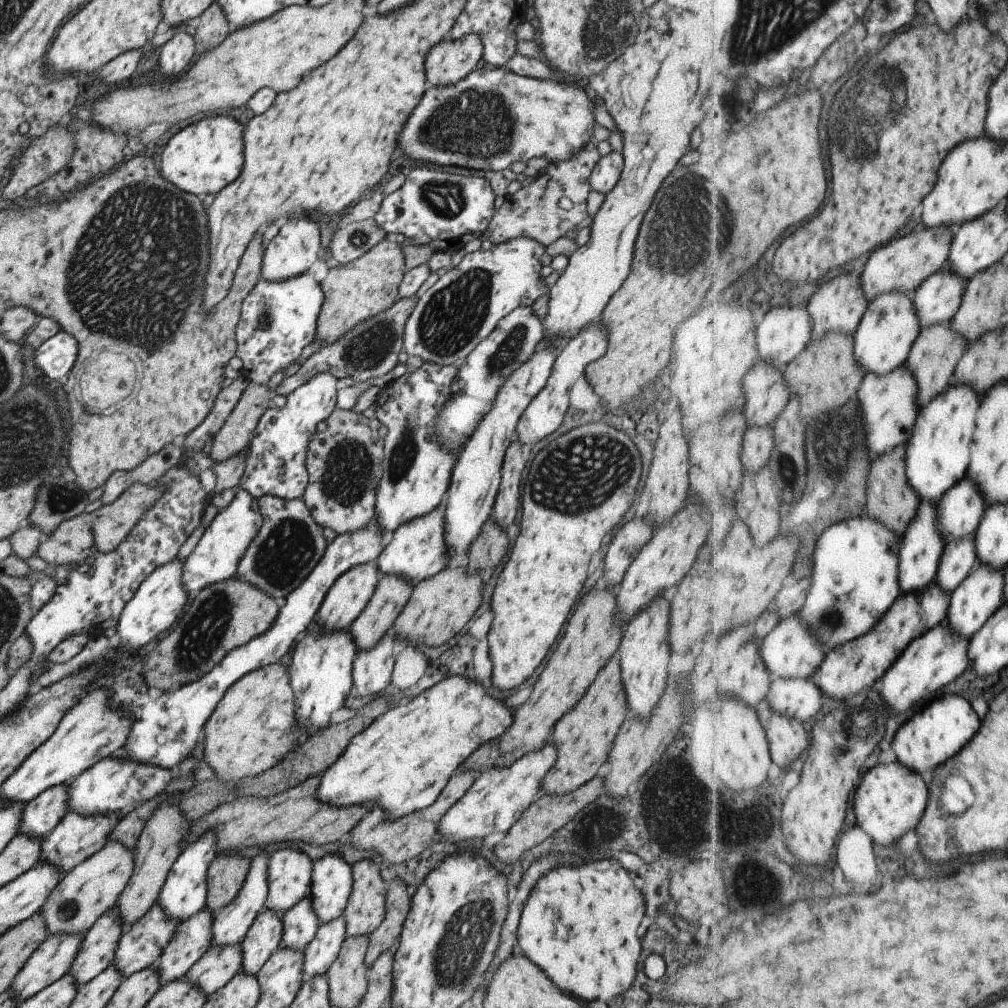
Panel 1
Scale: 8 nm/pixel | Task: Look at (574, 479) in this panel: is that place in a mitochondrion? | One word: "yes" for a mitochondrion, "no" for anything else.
yes

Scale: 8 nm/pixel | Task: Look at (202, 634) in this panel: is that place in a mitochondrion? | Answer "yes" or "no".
yes

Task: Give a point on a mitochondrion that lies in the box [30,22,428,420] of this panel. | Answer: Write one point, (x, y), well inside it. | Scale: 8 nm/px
(149, 323)

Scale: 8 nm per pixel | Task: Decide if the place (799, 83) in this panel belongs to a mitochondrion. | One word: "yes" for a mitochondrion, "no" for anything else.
no

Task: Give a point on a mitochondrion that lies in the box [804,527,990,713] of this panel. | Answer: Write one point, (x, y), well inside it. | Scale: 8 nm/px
(831, 617)

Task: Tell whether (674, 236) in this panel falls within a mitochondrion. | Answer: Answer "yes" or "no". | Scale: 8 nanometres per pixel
yes

